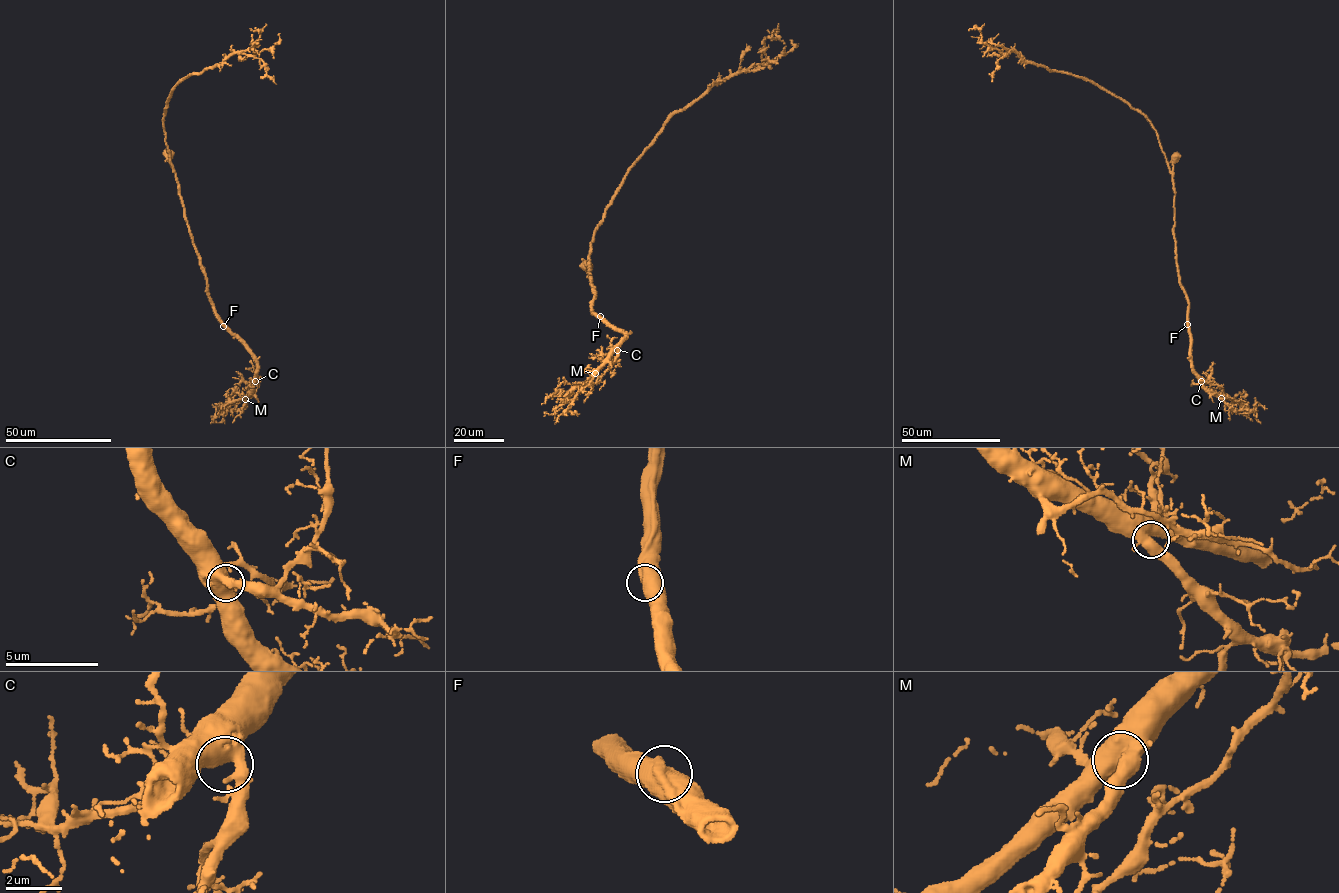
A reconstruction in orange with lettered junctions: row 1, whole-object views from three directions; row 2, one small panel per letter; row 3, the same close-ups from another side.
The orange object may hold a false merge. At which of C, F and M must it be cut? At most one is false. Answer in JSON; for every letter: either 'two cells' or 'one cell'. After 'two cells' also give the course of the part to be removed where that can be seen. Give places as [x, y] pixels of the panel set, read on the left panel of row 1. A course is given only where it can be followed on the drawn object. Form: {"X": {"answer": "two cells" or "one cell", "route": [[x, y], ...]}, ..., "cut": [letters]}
{"C": {"answer": "one cell"}, "F": {"answer": "one cell"}, "M": {"answer": "one cell"}, "cut": []}

